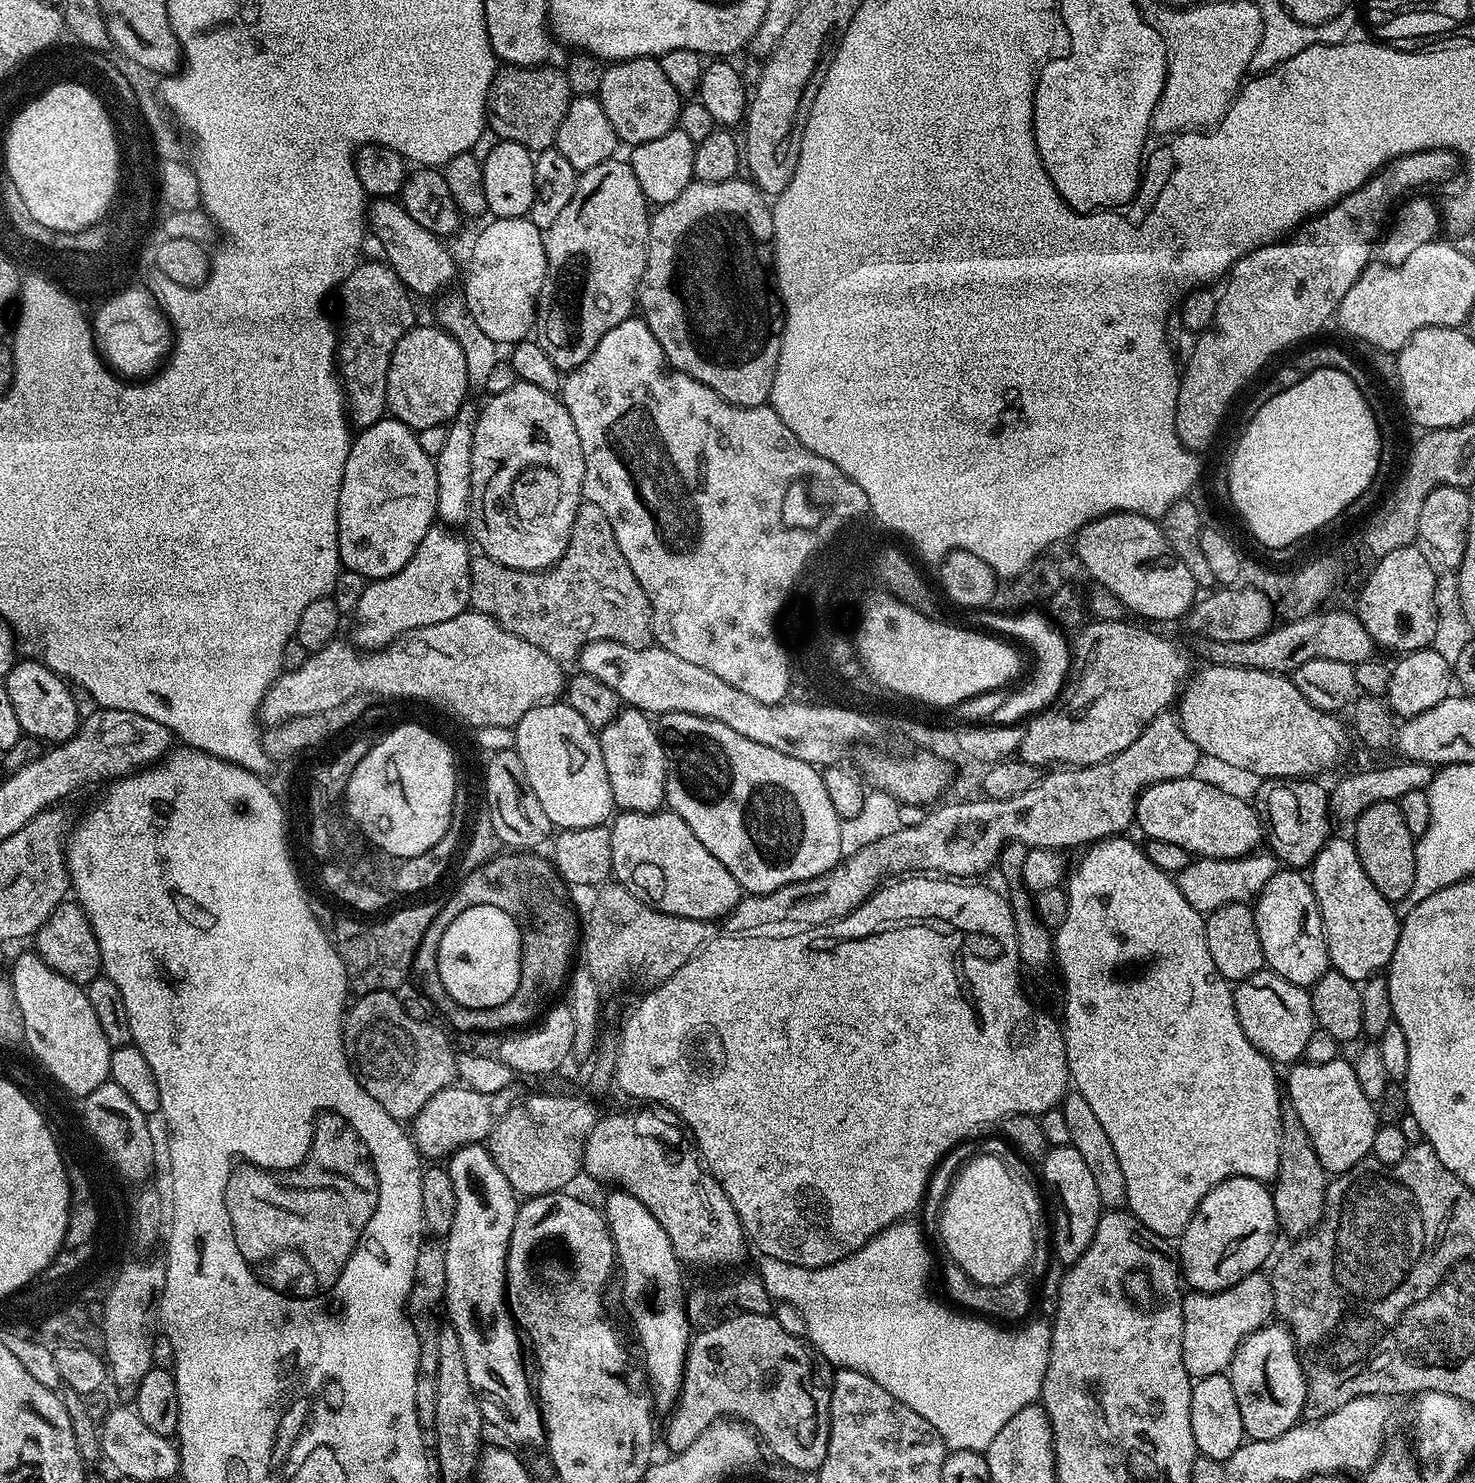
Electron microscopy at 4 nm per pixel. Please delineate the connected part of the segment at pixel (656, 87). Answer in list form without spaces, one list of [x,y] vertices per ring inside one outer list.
[[[651,56],[609,63],[602,74],[598,99],[621,145],[635,146],[642,142],[654,142],[654,138],[662,138],[662,134],[677,127],[680,119],[682,98],[674,86],[670,86],[659,59]]]

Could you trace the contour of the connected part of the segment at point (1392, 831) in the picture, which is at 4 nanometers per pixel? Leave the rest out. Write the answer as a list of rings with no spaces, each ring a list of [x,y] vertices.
[[[1383,800],[1371,804],[1359,818],[1354,821],[1356,836],[1354,843],[1356,853],[1378,894],[1390,901],[1404,900],[1414,886],[1414,866],[1416,865],[1416,840],[1406,830],[1402,810],[1395,800]]]

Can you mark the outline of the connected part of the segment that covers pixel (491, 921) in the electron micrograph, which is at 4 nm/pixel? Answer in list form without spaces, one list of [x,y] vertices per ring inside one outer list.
[[[470,906],[470,910],[462,910],[442,937],[442,946],[438,946],[438,976],[442,978],[442,986],[462,1006],[494,1007],[504,1004],[516,993],[520,985],[520,927],[515,917],[504,913],[495,906]]]

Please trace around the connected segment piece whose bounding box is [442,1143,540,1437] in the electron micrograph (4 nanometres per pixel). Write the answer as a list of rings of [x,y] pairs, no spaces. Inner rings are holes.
[[[483,1143],[468,1144],[459,1152],[453,1152],[446,1160],[446,1171],[450,1182],[454,1186],[454,1194],[456,1195],[456,1205],[454,1206],[454,1222],[450,1226],[446,1239],[443,1241],[444,1257],[446,1258],[446,1286],[444,1287],[444,1298],[442,1301],[443,1311],[448,1311],[447,1323],[456,1329],[458,1334],[458,1342],[462,1342],[462,1354],[466,1357],[466,1374],[470,1374],[470,1386],[474,1386],[474,1394],[480,1403],[480,1413],[484,1415],[485,1425],[497,1428],[505,1437],[514,1432],[522,1432],[528,1428],[528,1422],[532,1422],[530,1426],[536,1428],[536,1420],[540,1417],[540,1406],[534,1395],[534,1384],[530,1379],[530,1372],[524,1369],[524,1356],[520,1353],[521,1333],[518,1331],[518,1325],[512,1318],[512,1313],[508,1310],[508,1302],[506,1299],[506,1281],[504,1275],[508,1267],[506,1266],[506,1258],[508,1257],[508,1247],[510,1246],[510,1238],[514,1230],[514,1222],[516,1221],[516,1209],[518,1207],[517,1192],[511,1188],[510,1182],[506,1180],[502,1170],[494,1164],[494,1158],[488,1152],[487,1147]]]

